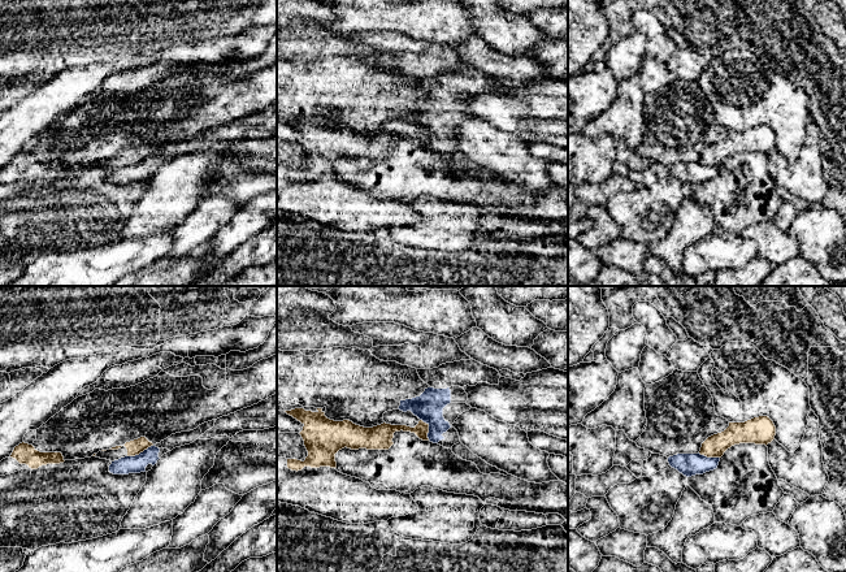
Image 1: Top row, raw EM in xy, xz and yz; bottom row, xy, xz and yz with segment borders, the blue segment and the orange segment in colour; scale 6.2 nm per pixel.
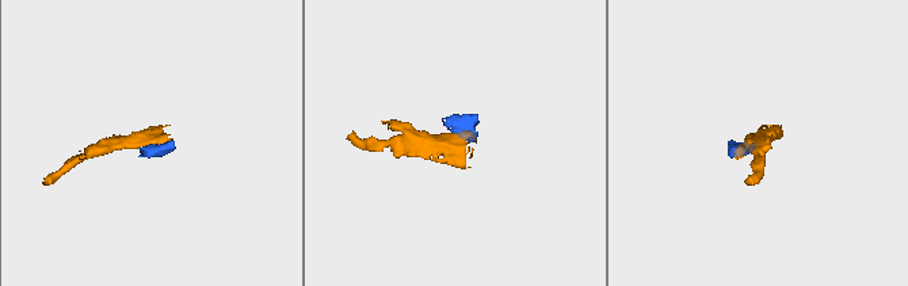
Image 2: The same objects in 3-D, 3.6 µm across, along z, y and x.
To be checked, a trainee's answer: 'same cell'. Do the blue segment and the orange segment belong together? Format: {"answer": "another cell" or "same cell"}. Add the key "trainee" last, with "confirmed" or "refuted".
{"answer": "another cell", "trainee": "refuted"}

